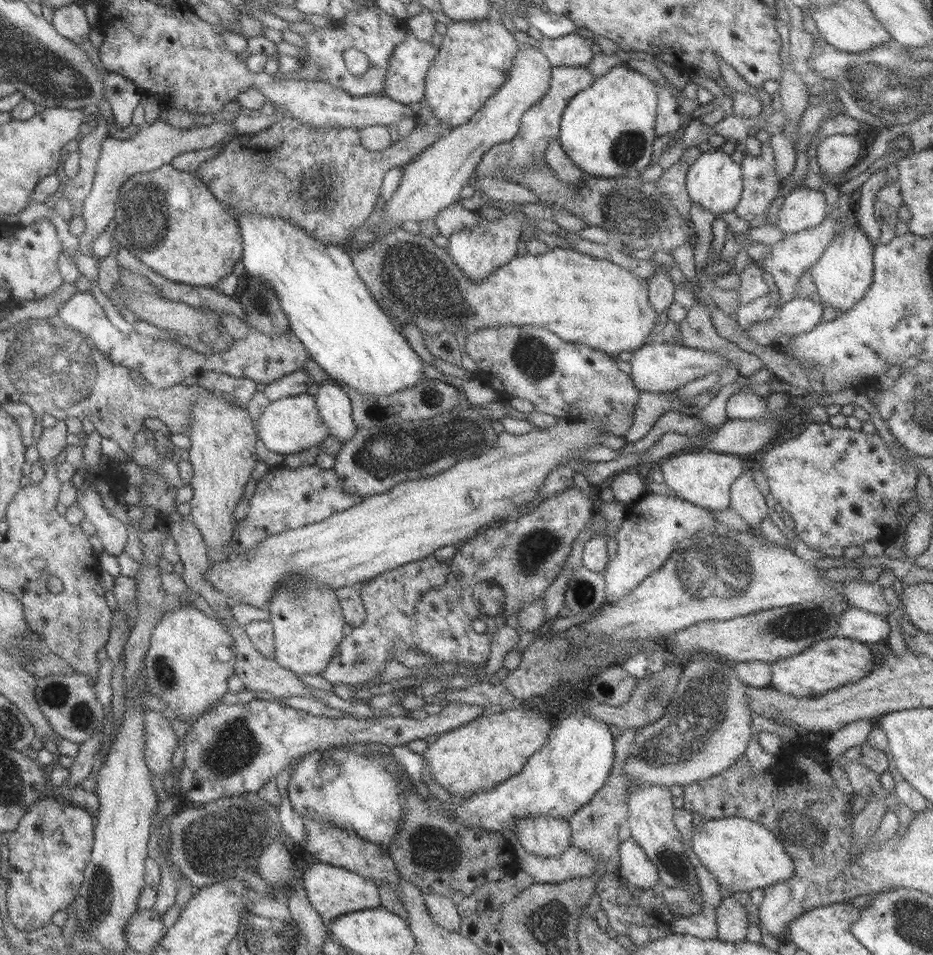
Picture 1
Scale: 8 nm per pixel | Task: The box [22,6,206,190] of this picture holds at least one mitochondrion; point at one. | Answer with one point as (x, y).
(52, 66)

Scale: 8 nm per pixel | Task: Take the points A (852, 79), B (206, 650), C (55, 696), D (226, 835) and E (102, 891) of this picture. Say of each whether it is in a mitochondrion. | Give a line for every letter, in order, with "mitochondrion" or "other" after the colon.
A: other
B: other
C: mitochondrion
D: mitochondrion
E: mitochondrion

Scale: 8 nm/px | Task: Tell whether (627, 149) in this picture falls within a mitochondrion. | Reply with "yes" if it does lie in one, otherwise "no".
yes

